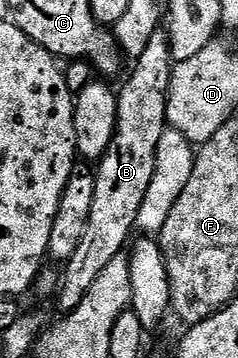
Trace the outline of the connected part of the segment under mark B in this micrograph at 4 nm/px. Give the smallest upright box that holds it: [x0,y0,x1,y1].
[56,29,176,313]

